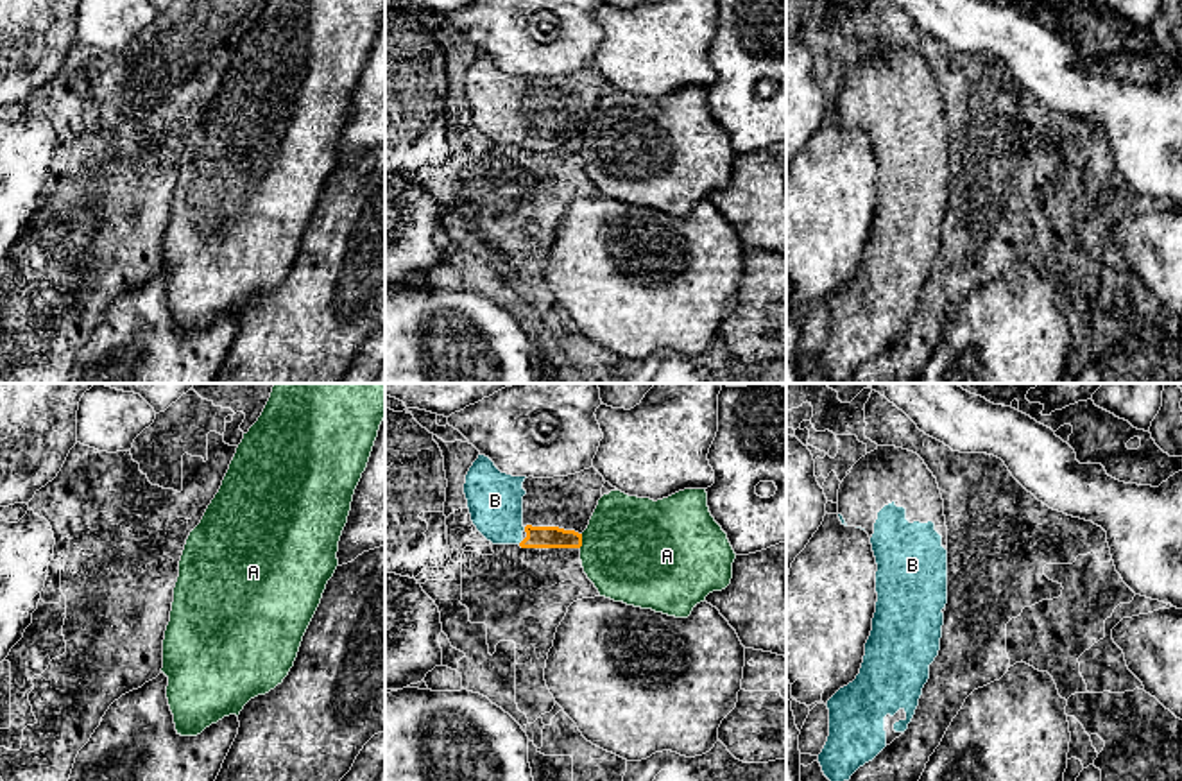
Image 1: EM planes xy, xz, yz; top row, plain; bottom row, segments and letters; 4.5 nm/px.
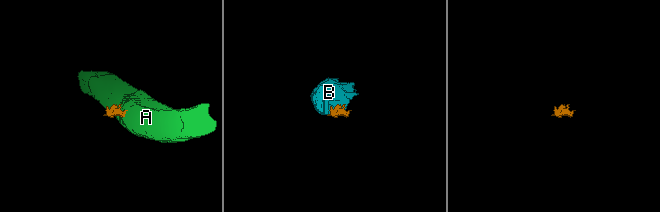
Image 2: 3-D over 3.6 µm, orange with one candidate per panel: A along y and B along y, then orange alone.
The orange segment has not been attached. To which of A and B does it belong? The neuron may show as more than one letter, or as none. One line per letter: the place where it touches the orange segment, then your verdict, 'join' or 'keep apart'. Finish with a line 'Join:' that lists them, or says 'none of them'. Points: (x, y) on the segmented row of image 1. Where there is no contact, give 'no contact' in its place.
A: xz (581, 541) | keep apart
B: xz (522, 541) | join
Join: B

